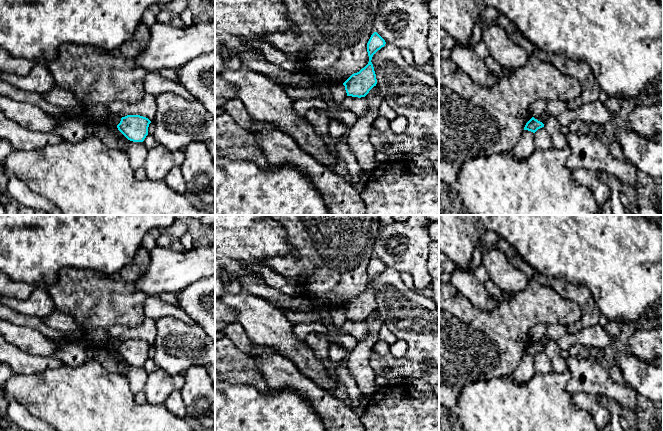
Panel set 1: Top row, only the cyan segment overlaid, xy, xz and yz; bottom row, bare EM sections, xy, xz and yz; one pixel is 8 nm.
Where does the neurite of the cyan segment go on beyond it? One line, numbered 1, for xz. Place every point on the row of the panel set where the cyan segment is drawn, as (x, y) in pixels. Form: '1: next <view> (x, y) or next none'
1: next none

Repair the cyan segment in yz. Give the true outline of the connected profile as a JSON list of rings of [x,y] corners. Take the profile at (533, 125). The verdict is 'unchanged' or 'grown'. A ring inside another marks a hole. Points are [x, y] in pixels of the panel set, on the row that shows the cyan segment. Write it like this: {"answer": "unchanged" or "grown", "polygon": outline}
{"answer": "unchanged", "polygon": [[[532,117],[525,125],[524,130],[535,133],[538,129],[544,127],[544,124]]]}

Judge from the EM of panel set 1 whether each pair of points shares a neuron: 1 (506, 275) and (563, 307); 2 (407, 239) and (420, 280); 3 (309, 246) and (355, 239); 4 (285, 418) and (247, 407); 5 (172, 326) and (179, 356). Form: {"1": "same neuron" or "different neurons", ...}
{"1": "different neurons", "2": "same neuron", "3": "same neuron", "4": "same neuron", "5": "same neuron"}

